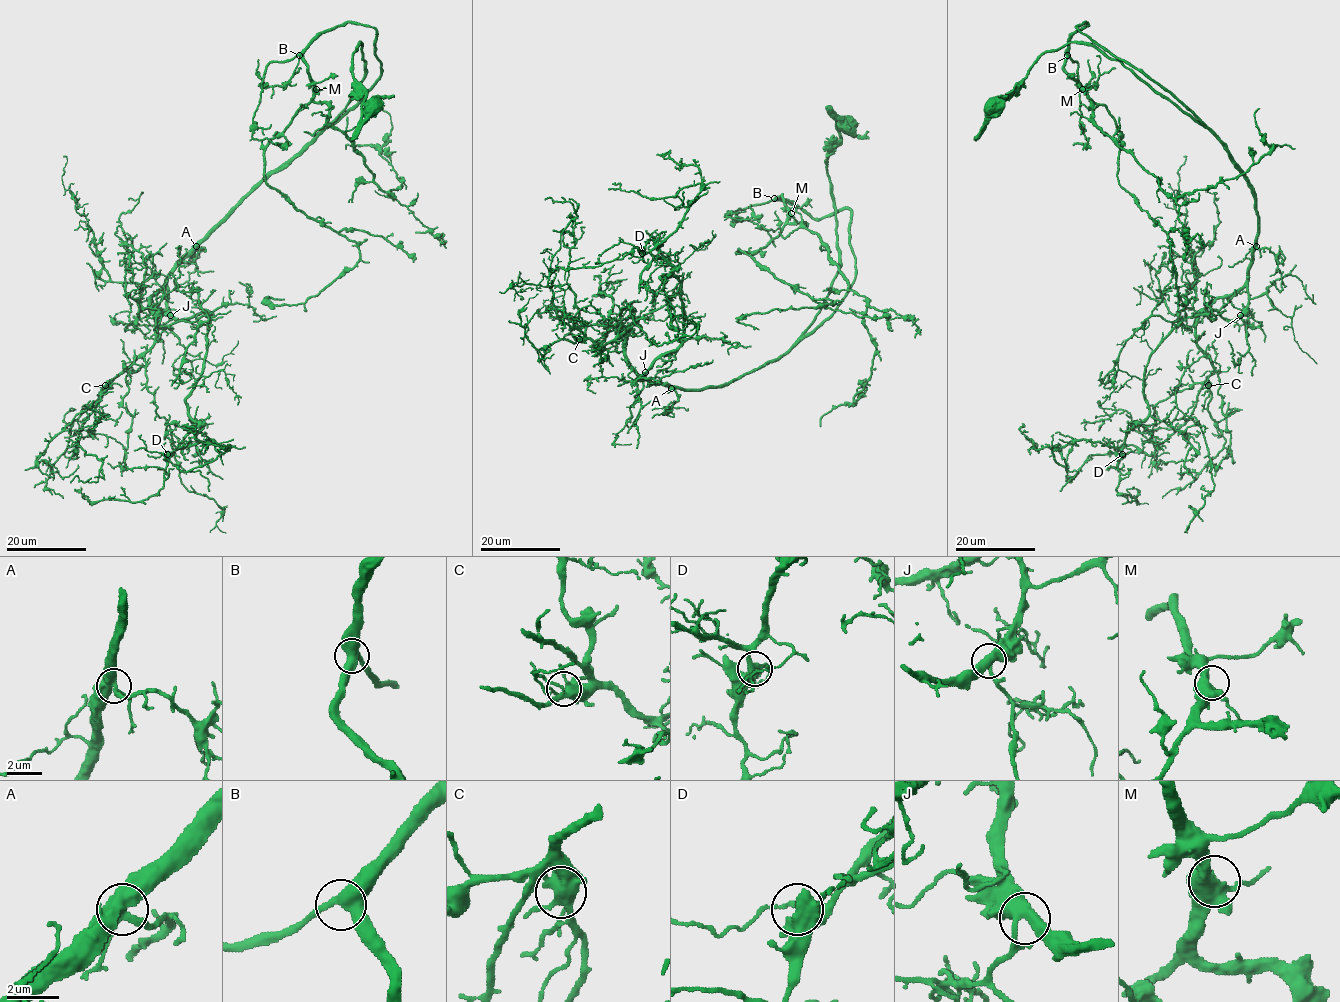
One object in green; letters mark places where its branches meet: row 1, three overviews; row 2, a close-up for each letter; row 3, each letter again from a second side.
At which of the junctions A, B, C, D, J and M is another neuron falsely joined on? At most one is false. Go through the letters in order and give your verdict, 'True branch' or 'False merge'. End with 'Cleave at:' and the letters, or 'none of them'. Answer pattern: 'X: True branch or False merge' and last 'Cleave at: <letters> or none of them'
A: True branch
B: True branch
C: True branch
D: True branch
J: True branch
M: True branch
Cleave at: none of them

